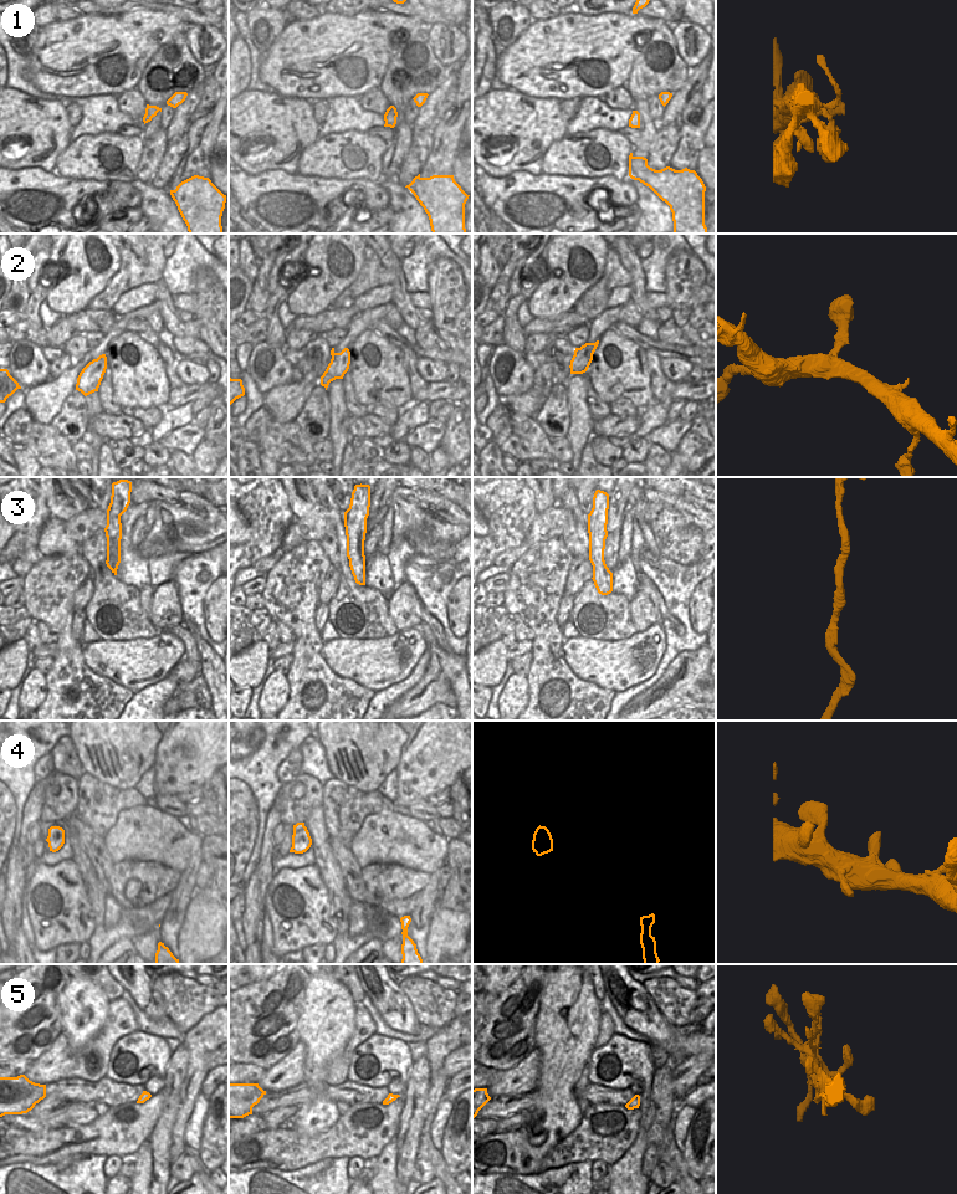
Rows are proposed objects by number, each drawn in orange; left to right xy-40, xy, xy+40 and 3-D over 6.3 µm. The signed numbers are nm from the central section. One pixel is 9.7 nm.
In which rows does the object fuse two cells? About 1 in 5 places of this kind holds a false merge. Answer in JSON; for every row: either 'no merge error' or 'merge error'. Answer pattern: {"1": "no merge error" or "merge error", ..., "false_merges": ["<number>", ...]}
{"1": "no merge error", "2": "no merge error", "3": "no merge error", "4": "no merge error", "5": "no merge error", "false_merges": []}

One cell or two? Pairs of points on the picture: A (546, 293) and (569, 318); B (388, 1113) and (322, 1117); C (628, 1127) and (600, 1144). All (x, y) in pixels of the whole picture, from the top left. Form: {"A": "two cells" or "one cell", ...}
{"A": "two cells", "B": "two cells", "C": "one cell"}

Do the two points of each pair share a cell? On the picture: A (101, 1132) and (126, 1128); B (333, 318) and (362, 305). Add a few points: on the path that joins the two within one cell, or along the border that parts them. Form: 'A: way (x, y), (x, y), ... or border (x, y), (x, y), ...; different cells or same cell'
A: way (107, 1132), (119, 1131); same cell
B: border (354, 307), (359, 312); different cells

